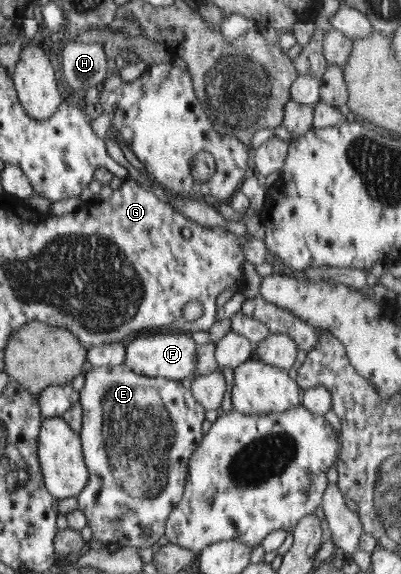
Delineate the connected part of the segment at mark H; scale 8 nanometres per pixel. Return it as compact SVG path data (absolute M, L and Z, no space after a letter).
M70 41L62 54L64 81L72 94L79 95L98 89L106 80L107 55L102 43Z

